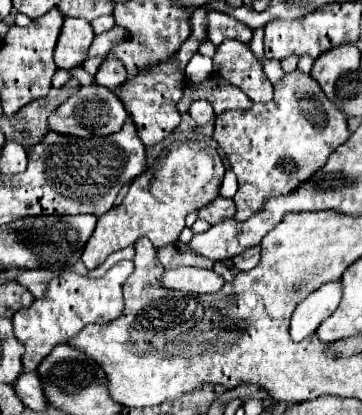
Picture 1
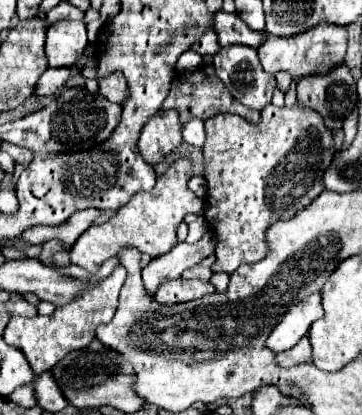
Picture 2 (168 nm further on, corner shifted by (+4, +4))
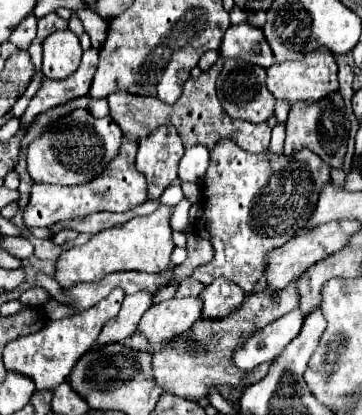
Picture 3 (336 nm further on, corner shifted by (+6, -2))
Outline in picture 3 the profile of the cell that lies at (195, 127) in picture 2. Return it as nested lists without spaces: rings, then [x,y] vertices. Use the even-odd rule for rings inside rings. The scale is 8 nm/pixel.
[[[192,146],[186,148],[182,160],[180,160],[180,180],[192,182],[192,184],[202,184],[202,178],[208,168],[208,150],[204,146]]]

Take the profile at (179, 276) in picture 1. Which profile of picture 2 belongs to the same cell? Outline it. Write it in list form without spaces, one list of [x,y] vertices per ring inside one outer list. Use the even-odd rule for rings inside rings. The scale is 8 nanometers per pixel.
[[[176,278],[176,280],[166,280],[164,284],[160,284],[160,290],[156,290],[154,298],[160,304],[178,304],[178,302],[190,302],[190,300],[202,298],[212,292],[216,292],[216,288],[212,288],[210,282]]]

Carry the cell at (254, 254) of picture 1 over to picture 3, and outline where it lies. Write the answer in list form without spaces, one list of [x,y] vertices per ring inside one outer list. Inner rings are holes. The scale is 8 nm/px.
[[[228,138],[220,140],[210,152],[210,166],[202,186],[204,216],[194,222],[194,234],[212,244],[214,258],[198,266],[192,278],[208,286],[214,278],[224,276],[236,282],[246,294],[252,292],[262,276],[268,252],[284,246],[300,230],[306,230],[320,188],[328,182],[330,168],[310,150],[270,158],[268,152],[252,156],[236,142]]]

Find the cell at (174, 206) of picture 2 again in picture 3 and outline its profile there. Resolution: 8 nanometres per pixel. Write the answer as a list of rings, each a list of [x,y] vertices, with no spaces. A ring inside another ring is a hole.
[[[160,206],[150,216],[138,216],[122,226],[114,226],[112,230],[102,230],[90,238],[88,244],[70,248],[60,254],[56,260],[56,282],[66,286],[76,286],[78,282],[98,282],[106,274],[122,272],[122,270],[138,270],[138,272],[162,272],[170,268],[170,254],[174,250],[172,228],[168,224],[172,208]]]

